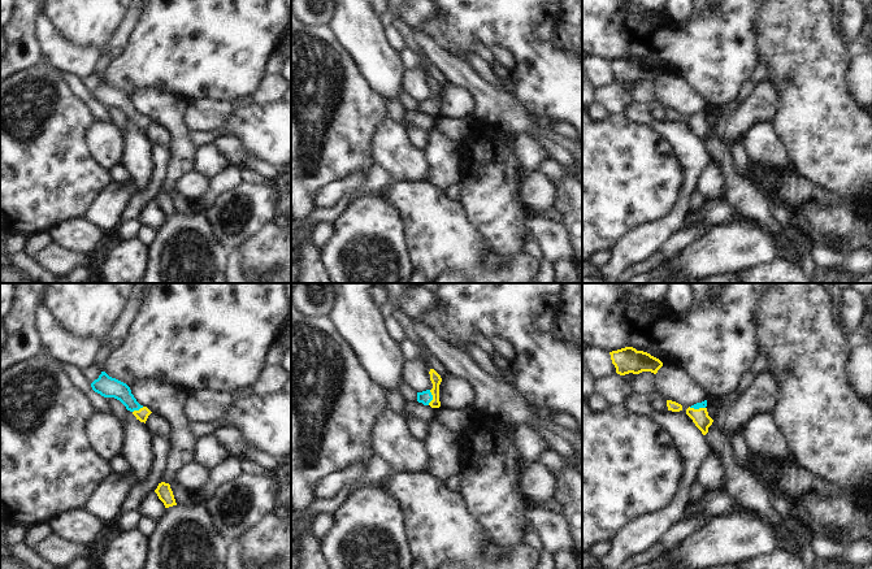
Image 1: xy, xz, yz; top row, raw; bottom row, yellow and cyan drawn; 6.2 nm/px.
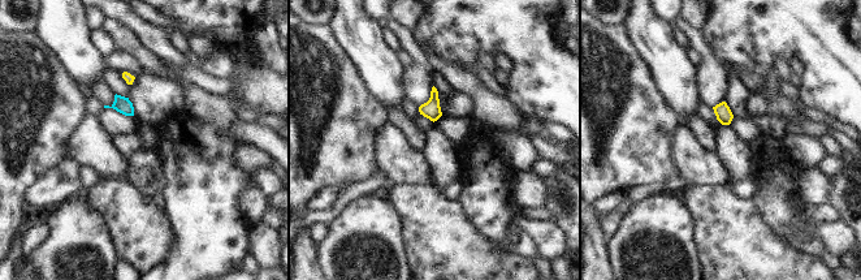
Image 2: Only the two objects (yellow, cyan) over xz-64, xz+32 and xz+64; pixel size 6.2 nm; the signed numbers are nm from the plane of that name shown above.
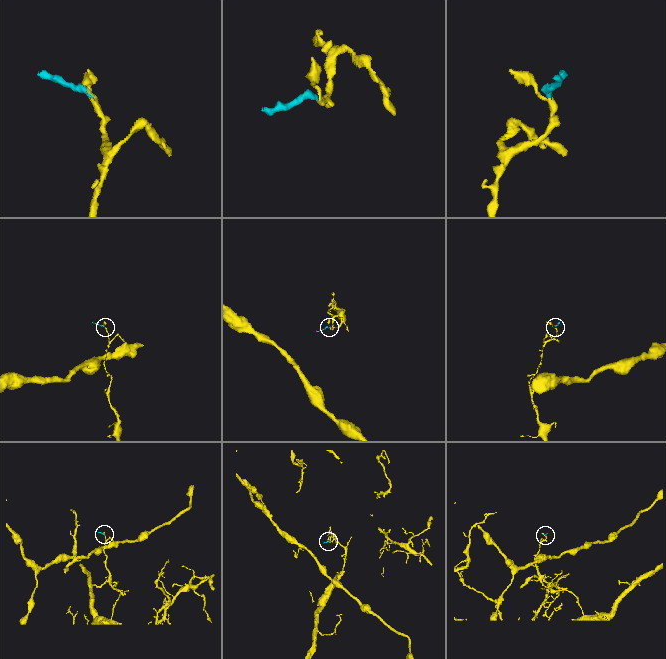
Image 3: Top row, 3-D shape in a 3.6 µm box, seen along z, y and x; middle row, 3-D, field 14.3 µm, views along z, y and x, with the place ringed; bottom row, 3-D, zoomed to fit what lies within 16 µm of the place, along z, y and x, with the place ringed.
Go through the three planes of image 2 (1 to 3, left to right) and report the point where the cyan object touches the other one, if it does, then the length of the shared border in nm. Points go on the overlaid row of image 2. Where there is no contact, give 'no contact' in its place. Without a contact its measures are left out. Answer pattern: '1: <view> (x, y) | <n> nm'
1: no contact
2: no contact
3: no contact

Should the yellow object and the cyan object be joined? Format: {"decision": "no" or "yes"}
{"decision": "yes"}

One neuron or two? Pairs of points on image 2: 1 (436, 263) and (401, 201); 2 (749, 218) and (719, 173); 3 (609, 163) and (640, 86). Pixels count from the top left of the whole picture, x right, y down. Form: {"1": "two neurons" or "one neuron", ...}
{"1": "one neuron", "2": "two neurons", "3": "one neuron"}

